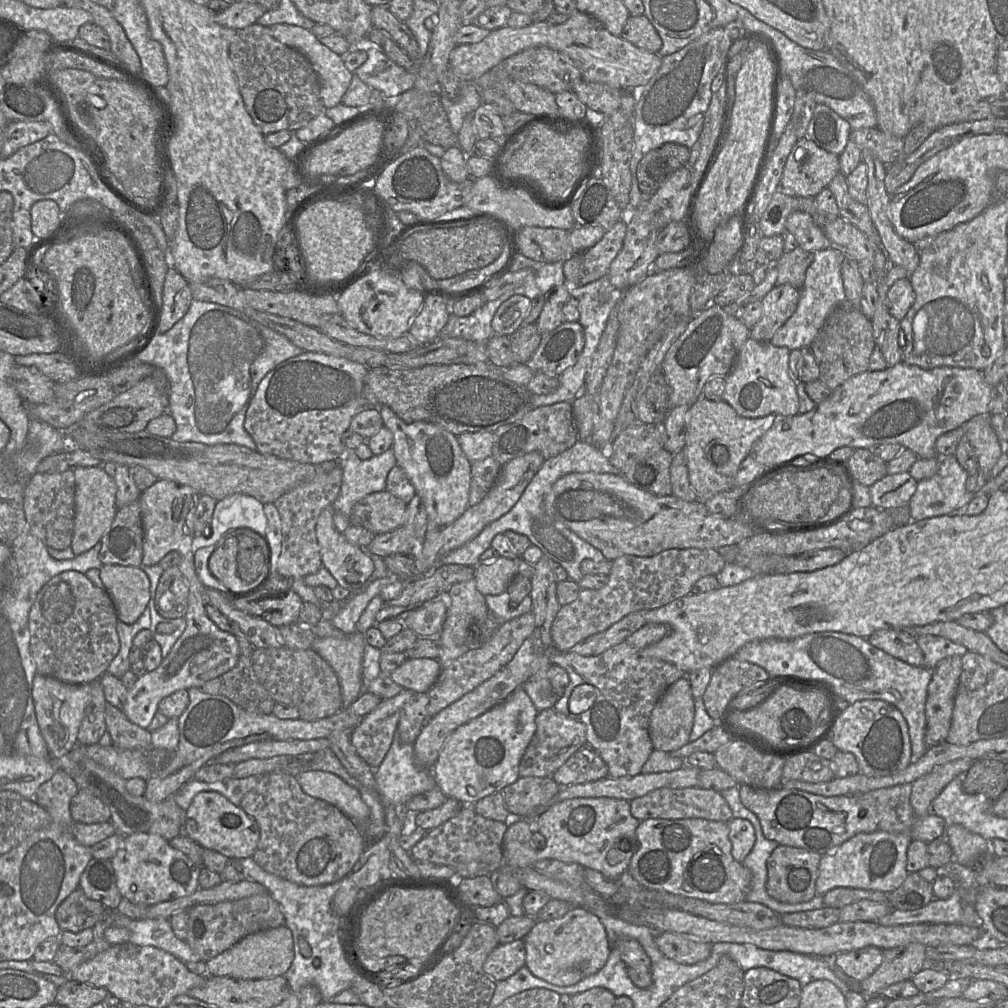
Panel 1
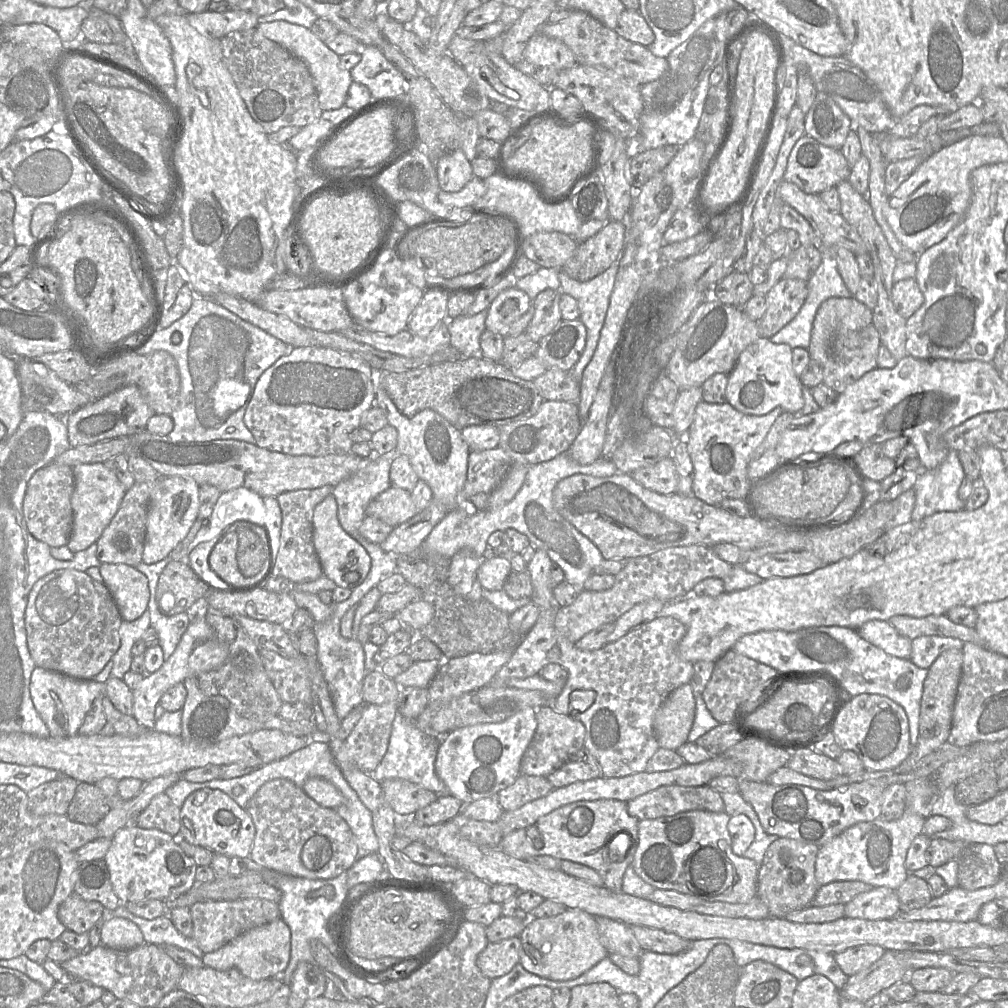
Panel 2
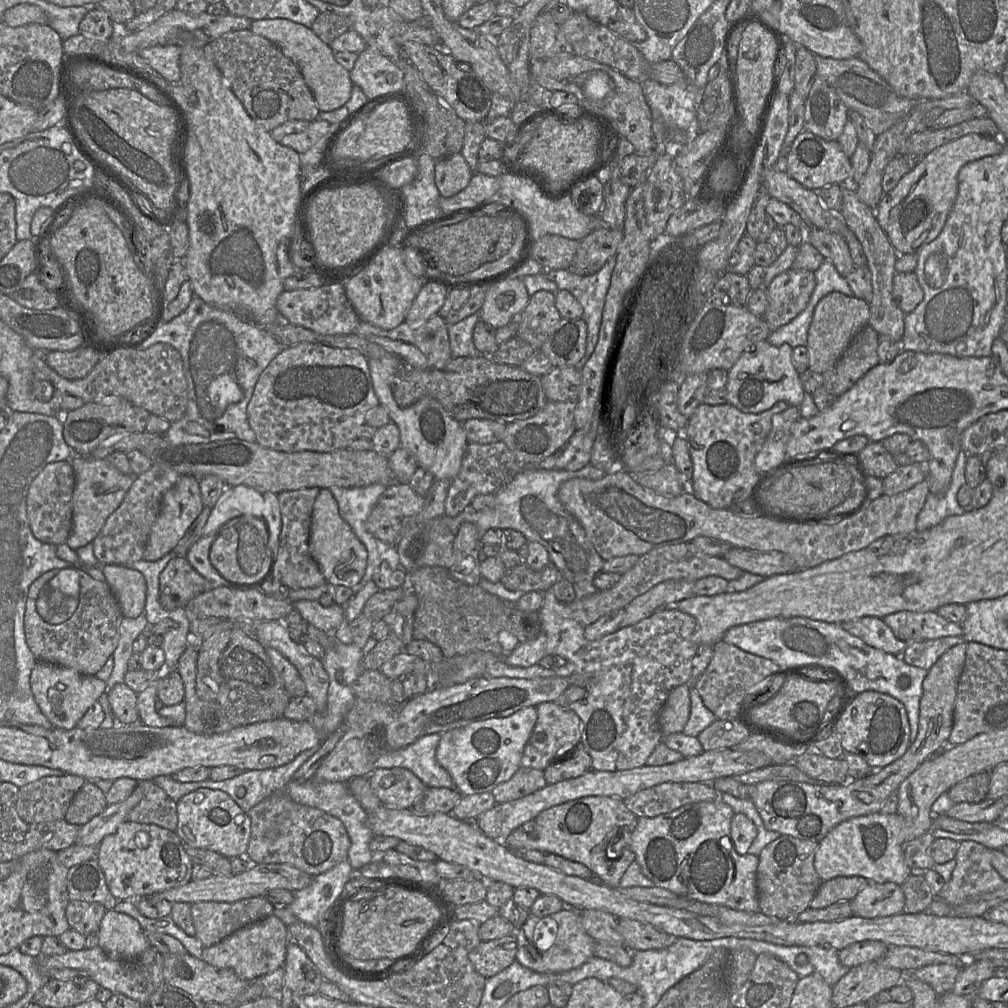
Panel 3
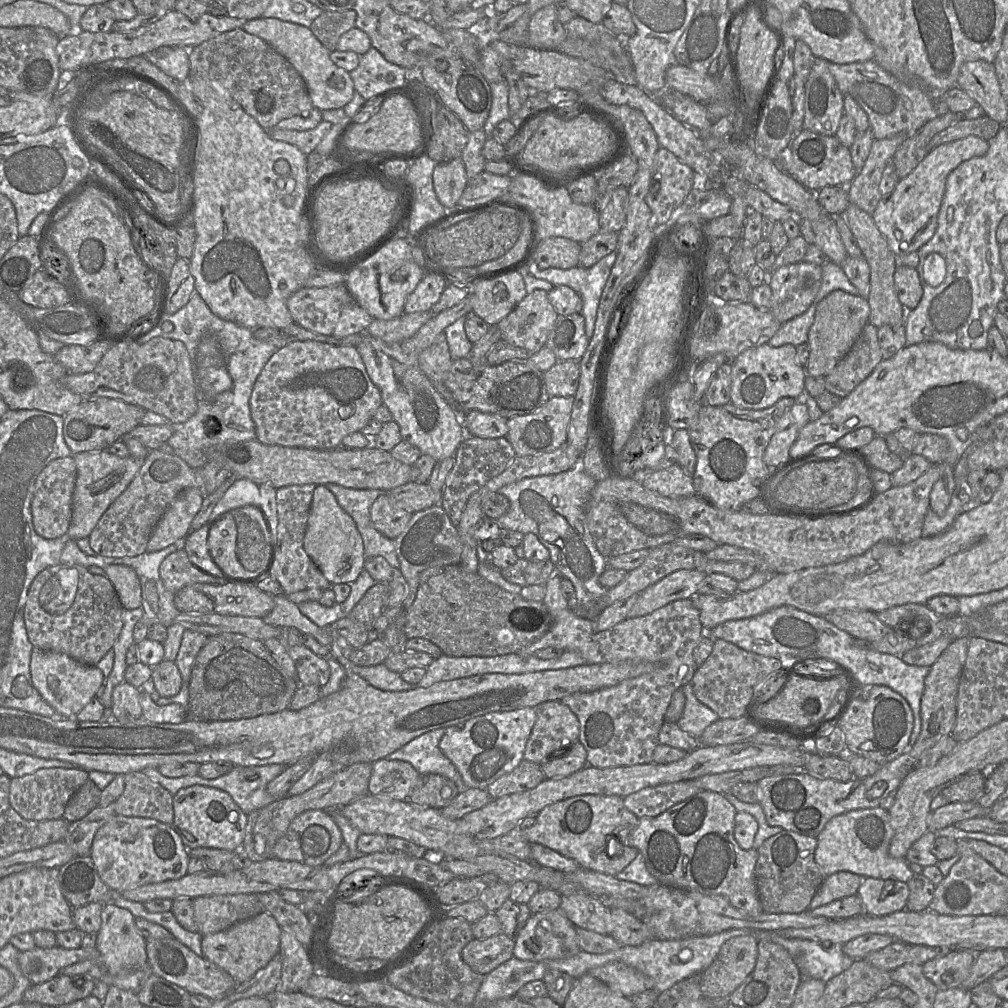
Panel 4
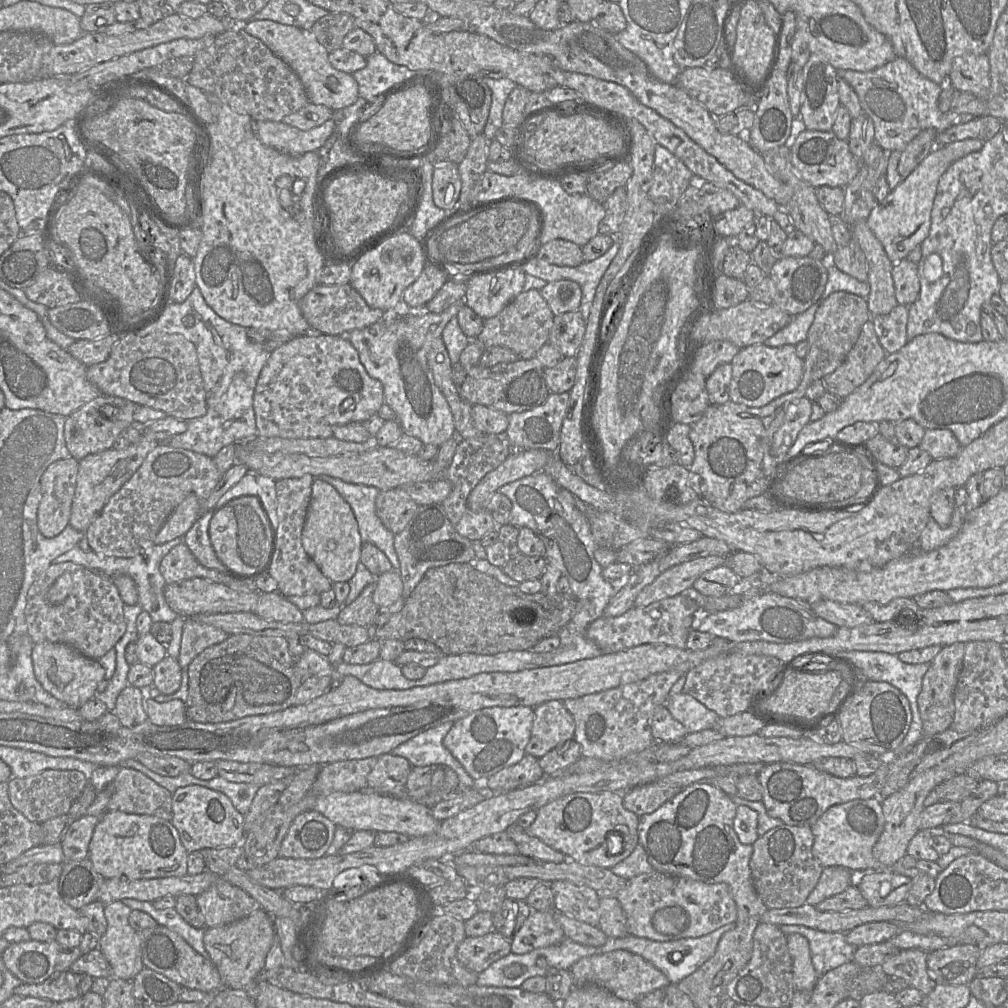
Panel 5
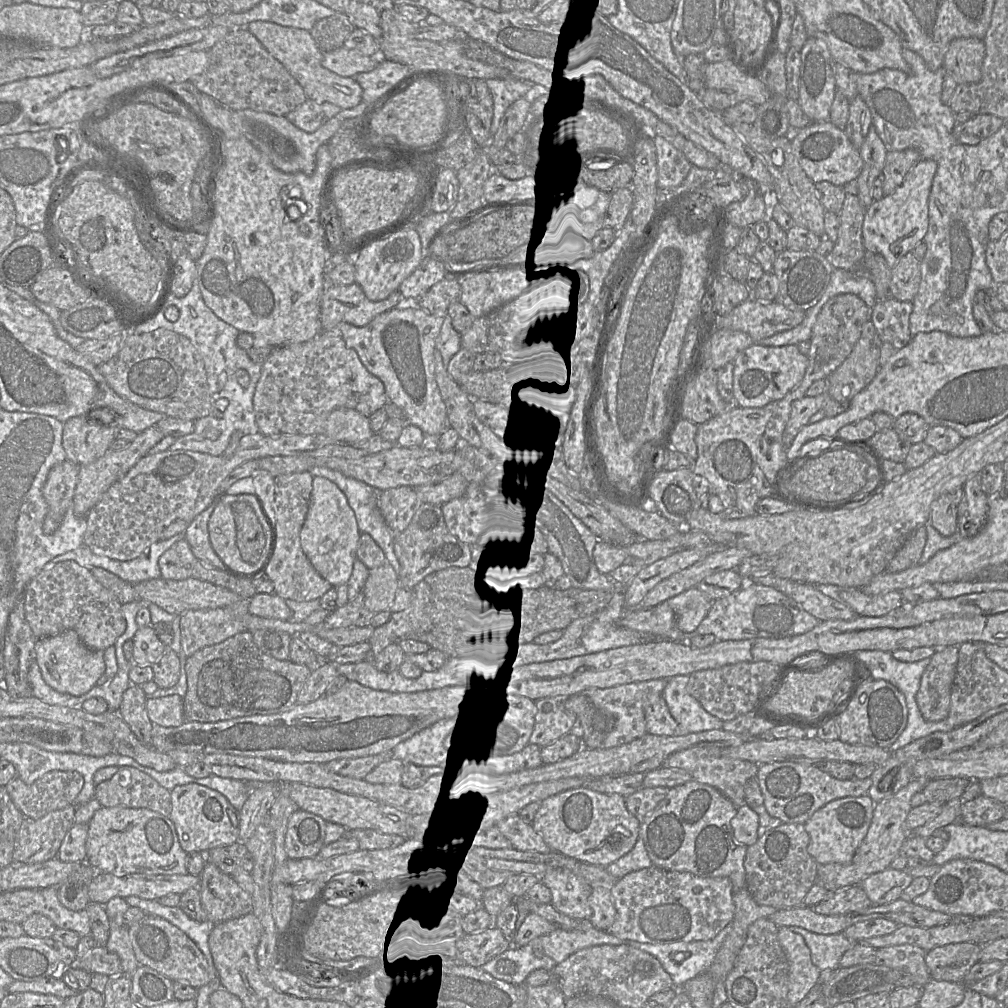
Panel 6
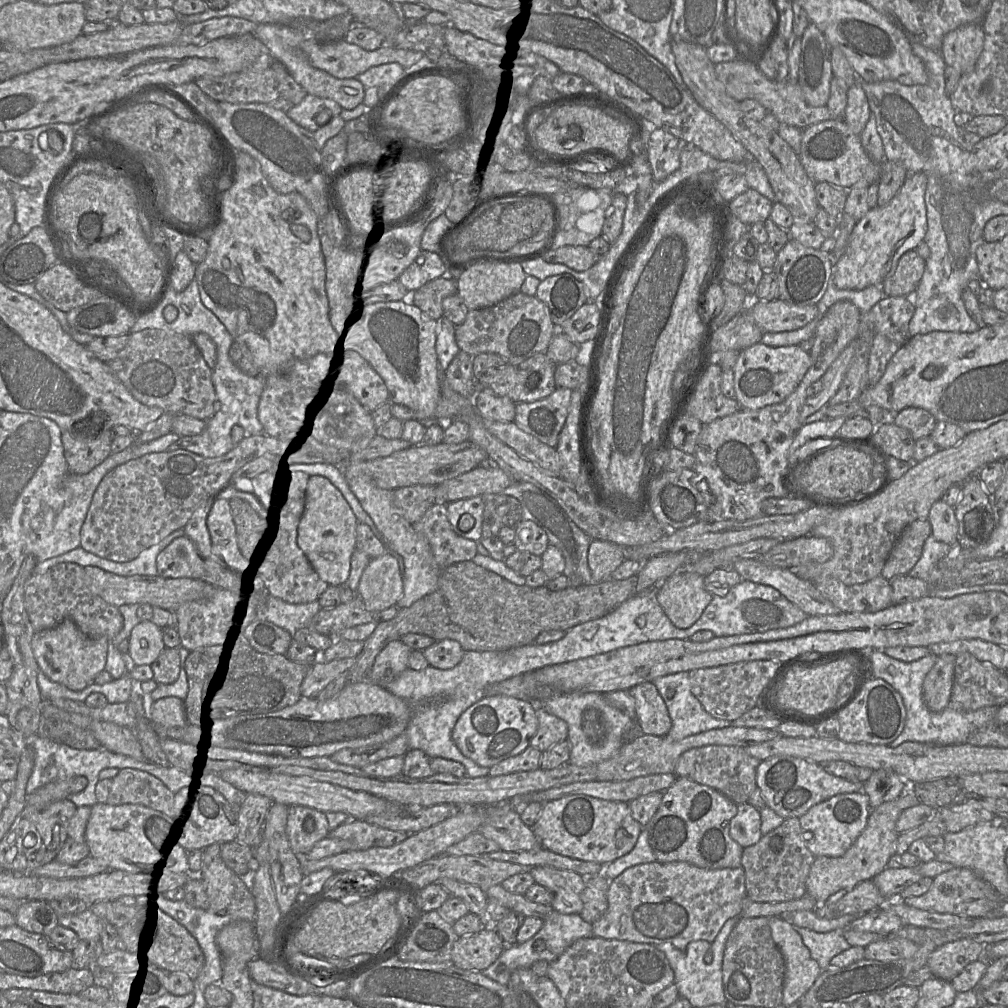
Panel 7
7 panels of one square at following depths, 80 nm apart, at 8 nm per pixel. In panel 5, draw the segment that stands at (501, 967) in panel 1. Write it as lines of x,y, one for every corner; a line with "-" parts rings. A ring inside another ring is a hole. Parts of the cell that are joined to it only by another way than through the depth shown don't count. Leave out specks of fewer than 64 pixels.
493,930
483,936
465,937
457,946
456,957
467,969
480,973
511,953
511,940

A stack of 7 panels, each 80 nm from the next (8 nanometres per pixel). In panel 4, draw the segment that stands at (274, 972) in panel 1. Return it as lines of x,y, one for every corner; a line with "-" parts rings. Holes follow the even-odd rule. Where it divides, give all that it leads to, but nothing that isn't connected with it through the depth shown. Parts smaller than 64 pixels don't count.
266,911
231,927
202,937
203,957
215,963
230,974
236,984
250,980
255,973
265,967
279,953
281,927

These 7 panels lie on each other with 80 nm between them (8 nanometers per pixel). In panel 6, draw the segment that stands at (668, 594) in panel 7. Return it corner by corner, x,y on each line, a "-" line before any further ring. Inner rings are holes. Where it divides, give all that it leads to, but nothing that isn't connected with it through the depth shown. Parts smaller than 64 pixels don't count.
695,586
664,602
667,602
675,614
676,627
684,633
689,633
694,631
706,616
712,601
714,600

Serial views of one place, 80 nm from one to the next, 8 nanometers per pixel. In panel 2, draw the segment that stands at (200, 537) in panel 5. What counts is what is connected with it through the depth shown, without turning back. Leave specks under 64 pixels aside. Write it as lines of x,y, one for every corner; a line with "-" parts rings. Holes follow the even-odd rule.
222,530
222,532
214,537
213,539
200,543
196,547
194,547
191,552
188,554
187,562
190,565
190,567
193,569
193,571
204,581
207,583
207,586
220,589
226,591
228,589
227,584
225,581
220,579
217,574
211,569
209,565
209,555
211,551
213,550
214,546
221,540
221,534
226,530

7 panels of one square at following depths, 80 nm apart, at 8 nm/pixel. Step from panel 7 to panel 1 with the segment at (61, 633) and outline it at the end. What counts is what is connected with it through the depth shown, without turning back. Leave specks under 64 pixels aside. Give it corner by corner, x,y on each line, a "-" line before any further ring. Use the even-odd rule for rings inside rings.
36,673
33,679
34,710
48,752
53,759
62,757
78,744
78,731
84,712
91,701
89,683
65,683
54,677

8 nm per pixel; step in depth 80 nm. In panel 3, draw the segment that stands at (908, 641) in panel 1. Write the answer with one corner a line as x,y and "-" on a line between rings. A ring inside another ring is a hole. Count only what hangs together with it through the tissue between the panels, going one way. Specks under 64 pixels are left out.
865,616
842,622
841,626
866,644
894,656
903,656
909,644
897,638
893,630
879,617

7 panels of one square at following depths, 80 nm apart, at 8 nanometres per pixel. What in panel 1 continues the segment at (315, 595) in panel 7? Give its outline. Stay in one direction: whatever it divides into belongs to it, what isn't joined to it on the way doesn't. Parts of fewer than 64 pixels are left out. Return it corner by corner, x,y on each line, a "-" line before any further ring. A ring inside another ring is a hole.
340,465
318,473
314,479
302,483
280,496
275,502
282,525
282,550
278,559
277,573
293,579
316,573
322,566
316,524
323,509
333,505
342,484
343,470

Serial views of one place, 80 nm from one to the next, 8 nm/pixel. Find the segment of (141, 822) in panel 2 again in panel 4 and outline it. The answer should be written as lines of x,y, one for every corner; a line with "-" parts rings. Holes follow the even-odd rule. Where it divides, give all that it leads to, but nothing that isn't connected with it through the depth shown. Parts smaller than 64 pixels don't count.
142,771
125,774
124,791
114,803
118,815
173,824
173,795

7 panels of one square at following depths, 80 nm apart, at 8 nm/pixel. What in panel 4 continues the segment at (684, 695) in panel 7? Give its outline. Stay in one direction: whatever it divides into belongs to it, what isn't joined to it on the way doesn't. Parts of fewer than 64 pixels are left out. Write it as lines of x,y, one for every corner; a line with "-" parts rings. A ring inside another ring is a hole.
691,683
684,684
679,689
685,695
685,706
676,724
681,730
699,740
705,728
718,720
719,716
696,698

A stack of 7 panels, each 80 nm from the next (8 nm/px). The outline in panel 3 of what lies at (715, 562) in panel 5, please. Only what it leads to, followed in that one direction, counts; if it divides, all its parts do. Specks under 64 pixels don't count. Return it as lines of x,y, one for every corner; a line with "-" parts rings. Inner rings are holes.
666,580
655,585
627,605
619,628
634,625
655,612
664,610
668,603
692,597
694,595
694,582

